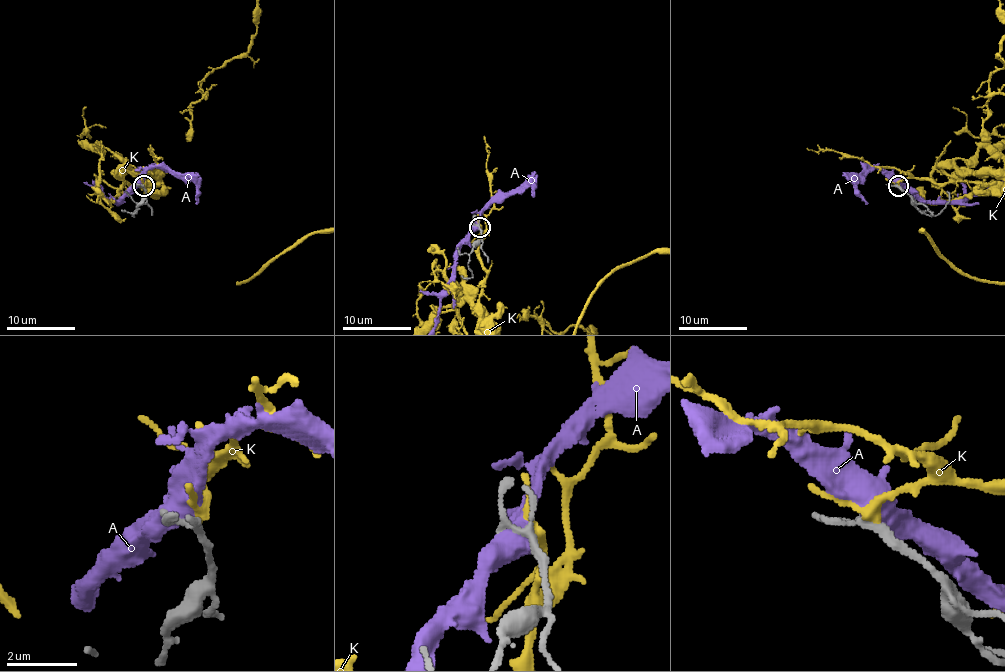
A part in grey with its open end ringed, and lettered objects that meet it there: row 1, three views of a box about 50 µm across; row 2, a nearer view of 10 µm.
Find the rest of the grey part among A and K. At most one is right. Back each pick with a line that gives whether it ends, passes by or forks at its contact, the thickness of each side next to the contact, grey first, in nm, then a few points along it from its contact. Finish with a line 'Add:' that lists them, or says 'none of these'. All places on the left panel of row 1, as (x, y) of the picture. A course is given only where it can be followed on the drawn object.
K: it passes by | 190/240 nm
Add: K

